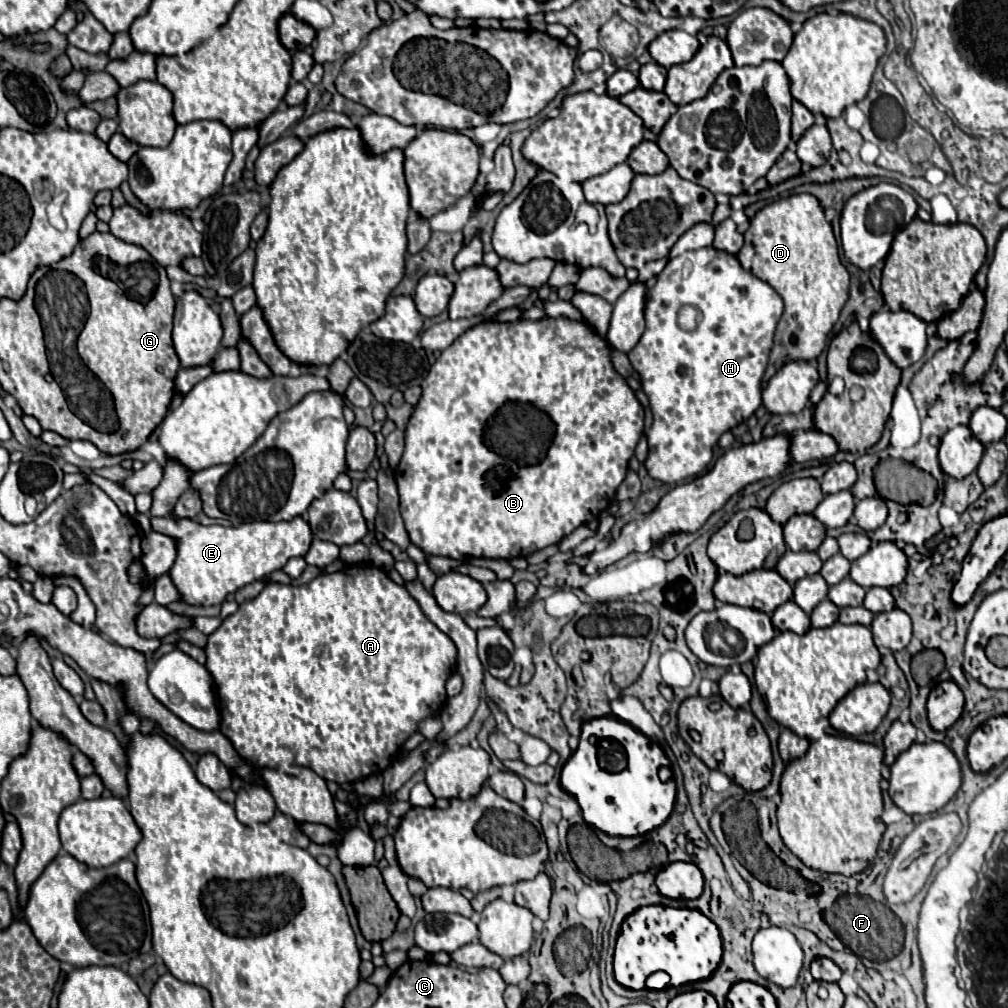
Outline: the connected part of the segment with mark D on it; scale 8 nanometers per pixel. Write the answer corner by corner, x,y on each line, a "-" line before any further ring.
799,193
799,195
791,195
783,201
775,201
763,207
751,219
751,227
745,233
745,245
739,251
737,259
743,269
753,273
761,281
769,283
785,301
785,311
775,331
775,345
769,357
767,375
775,375
787,361
817,359
821,351
825,349
827,335
833,329
835,321
839,319
839,313
849,297
849,281
851,281
847,269
843,267
839,259
839,247
833,237
833,229
827,223
825,213
821,211
821,205
817,203
817,199
813,199
813,195
809,193

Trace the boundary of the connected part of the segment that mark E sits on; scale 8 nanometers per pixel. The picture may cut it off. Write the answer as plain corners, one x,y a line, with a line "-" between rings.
151,517
153,531
169,535
177,543
177,557
169,571
169,577
179,593
179,599
189,605
219,605
229,593
235,593
247,583
267,577
281,569
287,559
303,557
311,545
309,523
303,517
291,521
255,521
239,527
223,525
199,525
193,519

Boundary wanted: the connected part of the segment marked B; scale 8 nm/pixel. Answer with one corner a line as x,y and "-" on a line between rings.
543,317
539,321
515,321
499,323
485,321
481,325
465,331
453,345
449,345
441,357
433,363
429,375
423,381
423,395
415,405
405,431
405,453
401,463
393,471
399,499
401,517
405,519
405,529
413,545
417,545
427,555
443,557
489,557
489,559
515,559
527,557
539,549
559,543
565,535
573,533
579,525
591,523
615,501
615,491
625,479
629,459
633,457
635,445
643,433
643,407
639,405
635,393
625,383
625,379
613,369
609,357
609,345
603,337
591,331
583,321
551,319

